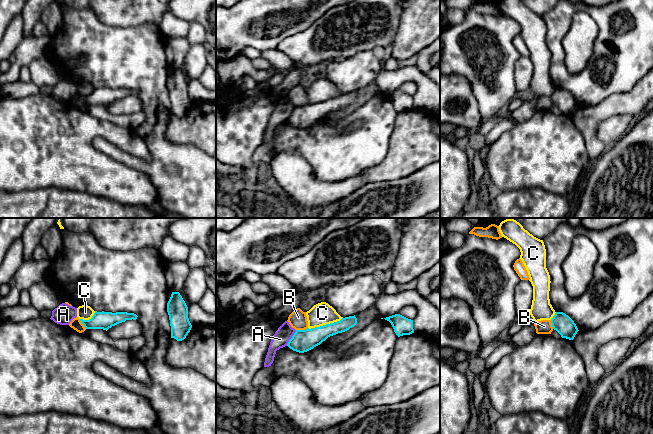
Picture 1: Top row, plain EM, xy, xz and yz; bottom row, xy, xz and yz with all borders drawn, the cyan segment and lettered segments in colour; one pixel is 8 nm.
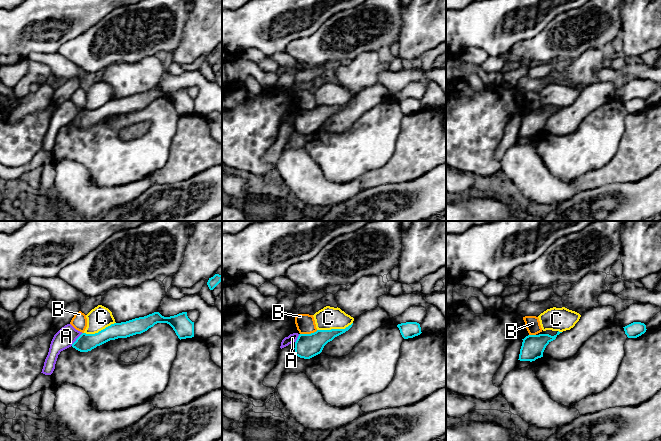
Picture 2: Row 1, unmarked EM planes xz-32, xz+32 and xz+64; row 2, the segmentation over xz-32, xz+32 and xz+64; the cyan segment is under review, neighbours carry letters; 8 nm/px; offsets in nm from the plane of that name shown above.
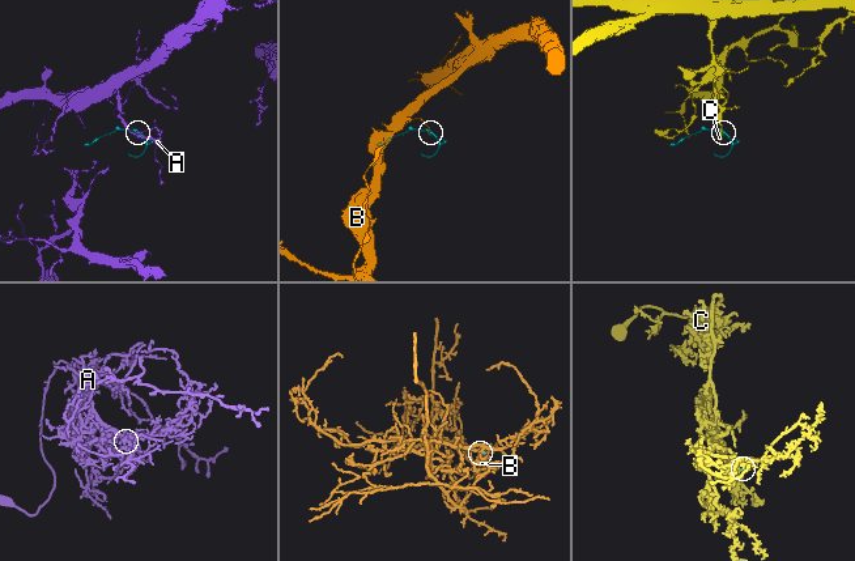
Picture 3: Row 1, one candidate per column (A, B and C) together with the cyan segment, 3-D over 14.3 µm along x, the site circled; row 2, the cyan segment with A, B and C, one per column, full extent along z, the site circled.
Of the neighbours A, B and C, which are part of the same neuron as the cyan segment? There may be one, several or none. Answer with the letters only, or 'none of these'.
none of these

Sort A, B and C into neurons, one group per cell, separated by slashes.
A / B / C

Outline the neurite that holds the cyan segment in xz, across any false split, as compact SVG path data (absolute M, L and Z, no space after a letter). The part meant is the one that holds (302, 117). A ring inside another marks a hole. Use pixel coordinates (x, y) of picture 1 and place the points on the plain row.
M354 91L320 103L296 106L287 122L293 127L304 129L320 121L328 113L345 108L356 100L357 94Z

